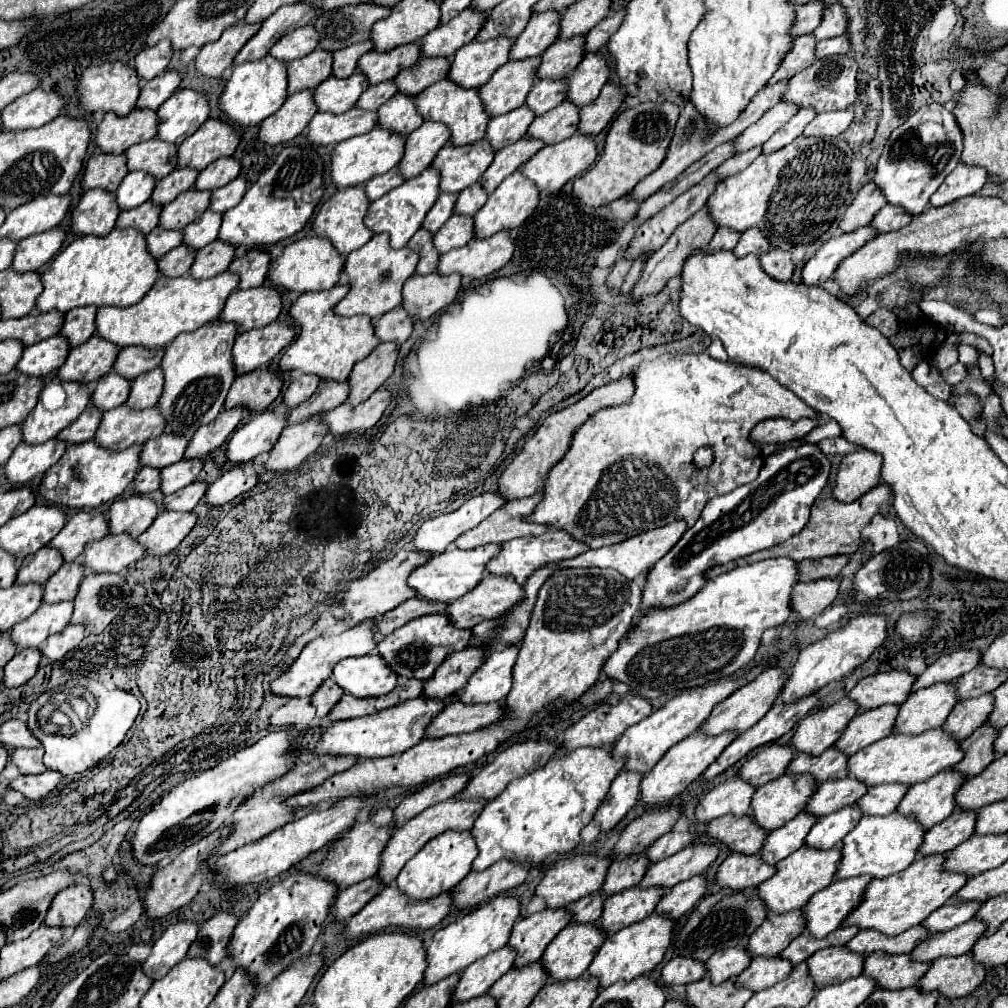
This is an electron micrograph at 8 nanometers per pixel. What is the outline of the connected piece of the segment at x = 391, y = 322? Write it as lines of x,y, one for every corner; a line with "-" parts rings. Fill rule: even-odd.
394,308
388,314
380,316
376,320
376,336
382,342
396,342
396,344
404,344
406,338
412,334
414,328
414,318
402,308

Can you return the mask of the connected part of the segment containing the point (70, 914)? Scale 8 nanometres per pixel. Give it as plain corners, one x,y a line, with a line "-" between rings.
68,886
54,896
44,924
60,928
66,926
76,928
90,912
90,906
92,906
92,892
88,886

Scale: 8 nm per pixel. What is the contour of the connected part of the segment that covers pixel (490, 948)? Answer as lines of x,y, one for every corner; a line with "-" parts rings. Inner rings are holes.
496,896
492,898
488,904
468,912
466,916
458,918
456,922
440,928
434,938
432,944
426,950
426,958
428,958
428,968
424,974
424,984
436,984
442,978
448,978
454,972
462,972
464,968
468,968
472,962
476,962
478,958
502,948
508,944
512,926
516,924
520,916
520,900
514,896

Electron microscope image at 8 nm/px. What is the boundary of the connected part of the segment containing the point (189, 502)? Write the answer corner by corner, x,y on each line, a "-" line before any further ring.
196,480
196,482
192,482
192,484
188,484
184,490
166,496
164,506
166,506
168,510
190,512
190,510
194,510
194,506
204,498
206,488
208,488
206,482
198,482
198,480

